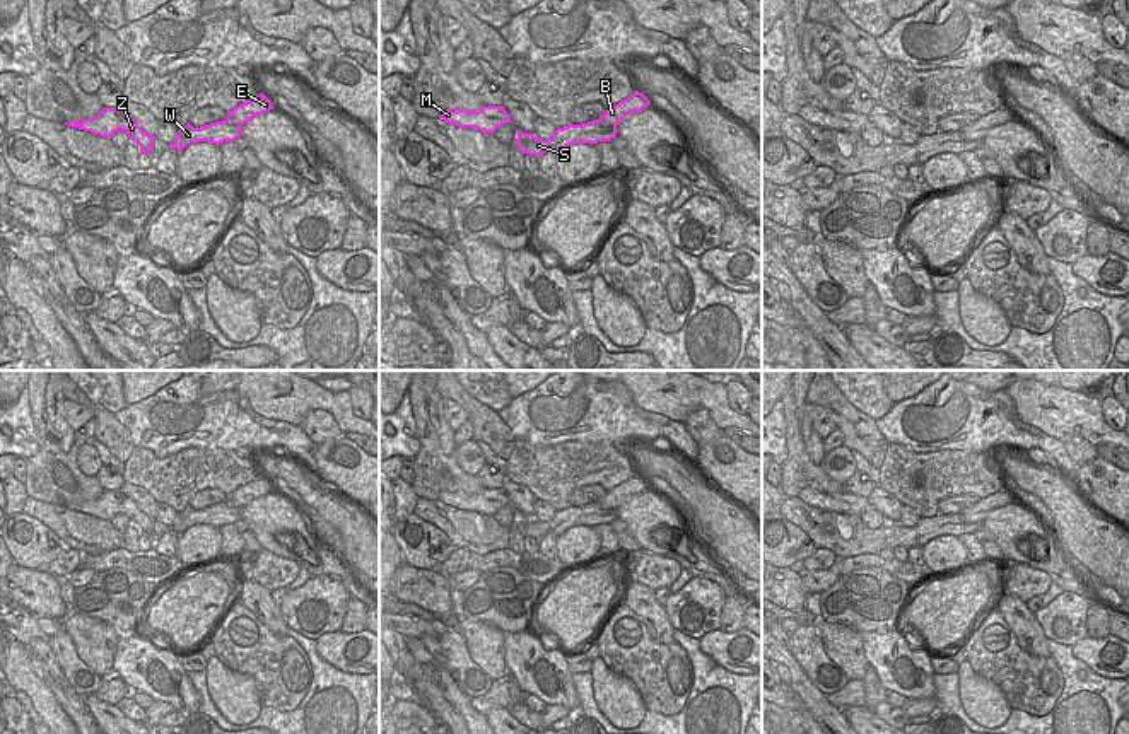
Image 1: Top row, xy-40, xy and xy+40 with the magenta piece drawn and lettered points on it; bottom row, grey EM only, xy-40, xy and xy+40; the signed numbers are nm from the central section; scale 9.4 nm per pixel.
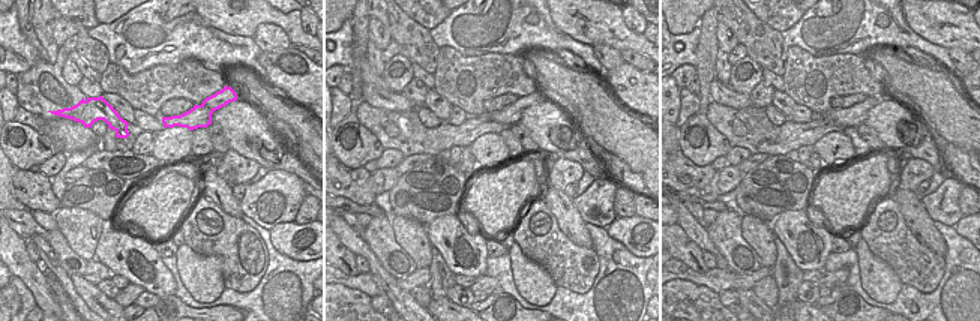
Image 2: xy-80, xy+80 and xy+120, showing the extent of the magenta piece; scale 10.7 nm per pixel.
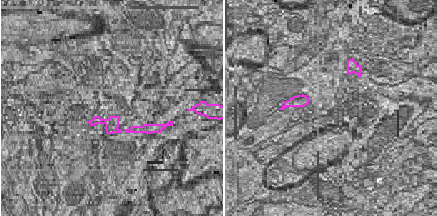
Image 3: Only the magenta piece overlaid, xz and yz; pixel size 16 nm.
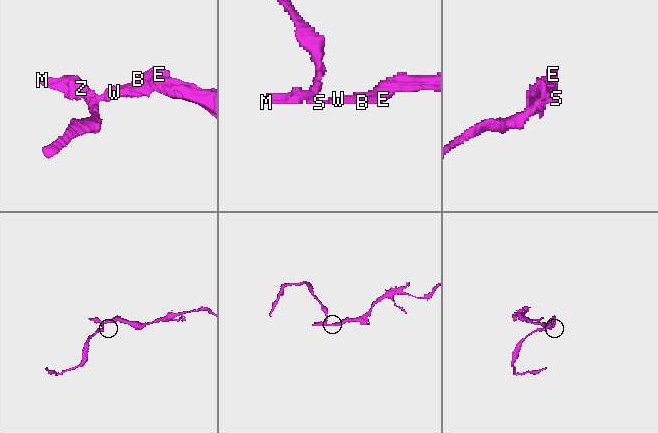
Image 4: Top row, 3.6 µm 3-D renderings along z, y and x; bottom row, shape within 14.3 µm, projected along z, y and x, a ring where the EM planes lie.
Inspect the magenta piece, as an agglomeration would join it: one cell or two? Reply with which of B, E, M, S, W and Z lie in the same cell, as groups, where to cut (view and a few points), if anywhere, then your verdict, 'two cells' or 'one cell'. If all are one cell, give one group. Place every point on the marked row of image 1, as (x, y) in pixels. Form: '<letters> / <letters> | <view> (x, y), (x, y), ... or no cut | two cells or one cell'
B E S W / M Z | xy (518, 132), (521, 137), (533, 137) | two cells

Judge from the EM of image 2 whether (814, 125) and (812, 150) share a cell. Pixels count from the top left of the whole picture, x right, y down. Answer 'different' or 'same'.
different

